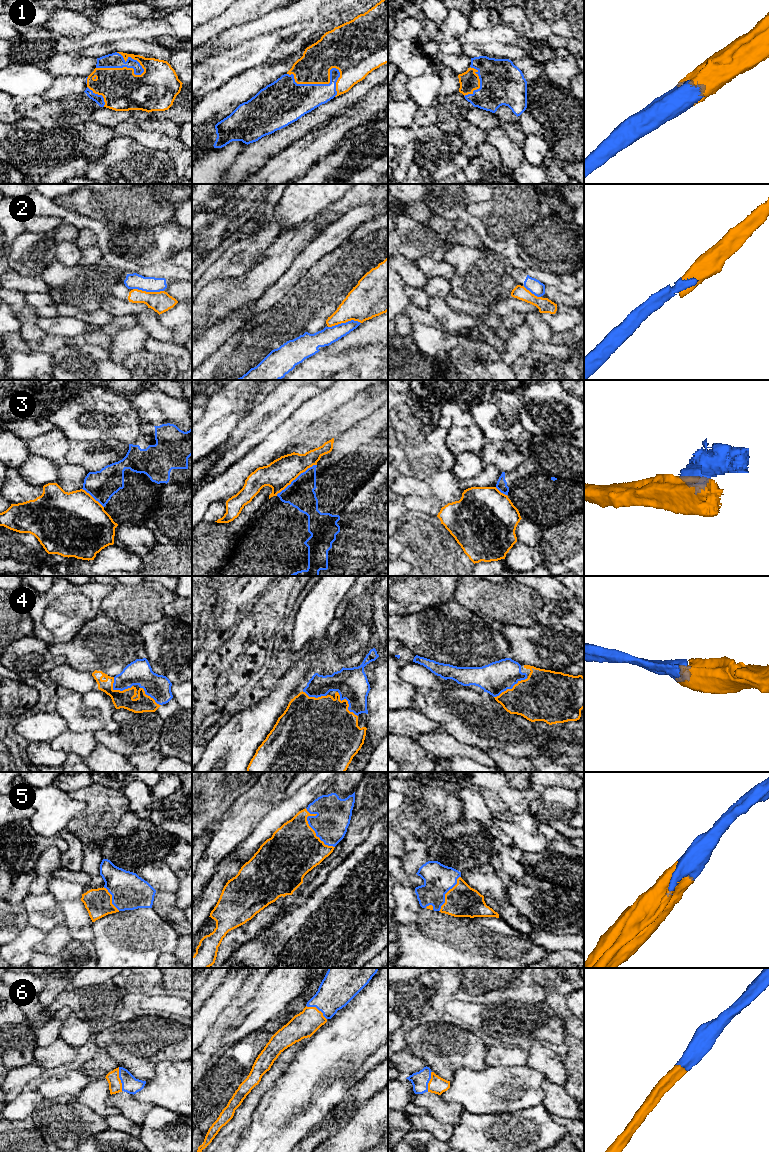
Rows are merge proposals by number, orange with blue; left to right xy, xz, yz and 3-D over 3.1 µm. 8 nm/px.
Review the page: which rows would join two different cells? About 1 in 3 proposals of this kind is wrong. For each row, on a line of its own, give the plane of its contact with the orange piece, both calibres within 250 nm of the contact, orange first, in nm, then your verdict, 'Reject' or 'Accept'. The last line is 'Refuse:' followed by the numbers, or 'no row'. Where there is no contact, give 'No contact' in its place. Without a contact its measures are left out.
1: Touches orange in xz. Thickness 260 nm (orange) against 240 nm. Accept
2: Touches orange in xz. Thickness 300 nm (orange) against 140 nm. Reject
3: Touches orange in xz. Thickness 220 nm (orange) against 220 nm. Reject
4: Touches orange in yz. Thickness 380 nm (orange) against 260 nm. Accept
5: Touches orange in xz. Thickness 420 nm (orange) against 280 nm. Accept
6: Touches orange in xy. Thickness 110 nm (orange) against 140 nm. Accept
Refuse: 2, 3

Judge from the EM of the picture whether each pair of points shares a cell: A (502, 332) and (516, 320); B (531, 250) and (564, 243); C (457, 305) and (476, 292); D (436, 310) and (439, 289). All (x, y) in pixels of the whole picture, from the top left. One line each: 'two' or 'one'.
A: one
B: one
C: two
D: two

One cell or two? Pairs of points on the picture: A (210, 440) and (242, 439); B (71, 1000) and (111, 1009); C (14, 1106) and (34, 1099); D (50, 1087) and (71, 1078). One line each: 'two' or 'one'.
A: two
B: one
C: one
D: one

